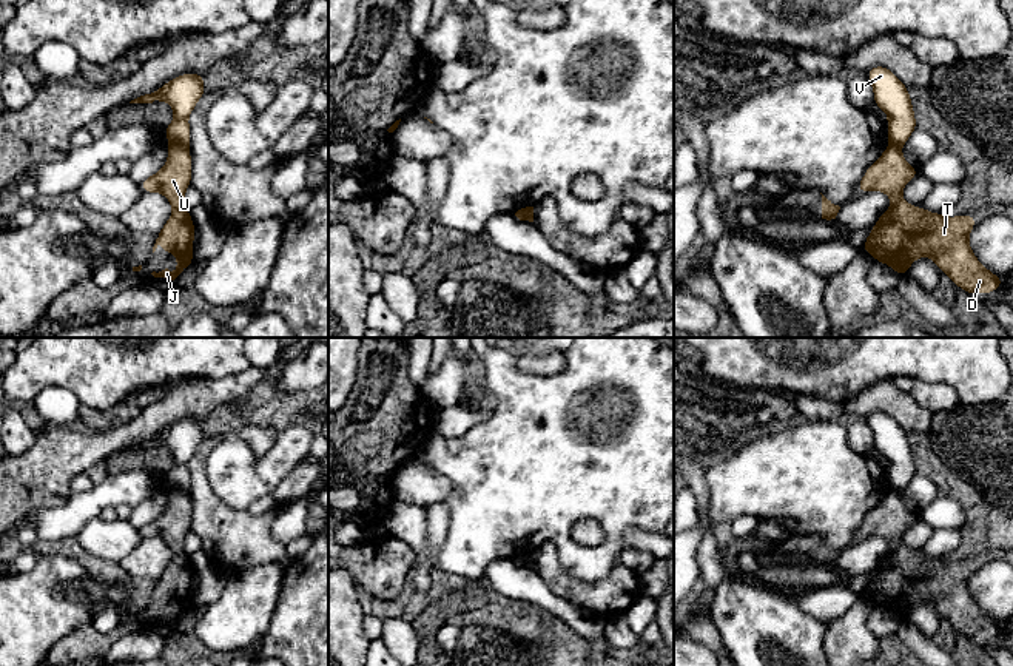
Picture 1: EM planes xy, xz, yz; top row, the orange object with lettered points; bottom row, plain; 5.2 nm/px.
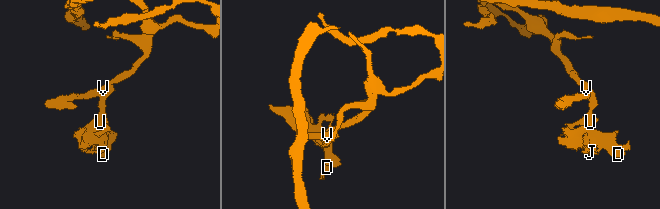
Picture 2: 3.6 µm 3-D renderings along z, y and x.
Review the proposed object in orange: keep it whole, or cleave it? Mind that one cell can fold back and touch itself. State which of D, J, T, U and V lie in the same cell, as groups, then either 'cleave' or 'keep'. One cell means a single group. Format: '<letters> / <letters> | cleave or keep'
D J T U / V | cleave

